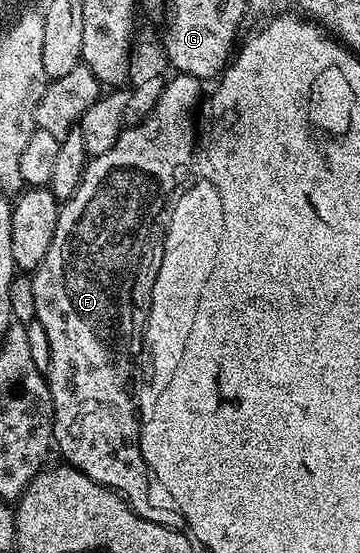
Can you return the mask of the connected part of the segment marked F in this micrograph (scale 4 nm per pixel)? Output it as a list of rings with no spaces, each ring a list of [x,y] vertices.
[[[187,74],[173,77],[173,80],[164,80],[158,106],[150,110],[141,124],[125,127],[118,142],[114,142],[106,154],[98,154],[87,161],[81,184],[69,200],[63,201],[54,242],[50,242],[46,258],[42,258],[34,272],[38,277],[38,322],[50,341],[50,366],[46,375],[54,402],[52,439],[55,451],[60,451],[68,459],[65,461],[86,474],[86,478],[94,478],[94,482],[123,496],[143,520],[180,530],[185,527],[181,512],[148,500],[144,464],[140,464],[140,452],[136,452],[136,420],[132,420],[132,404],[128,404],[128,395],[124,392],[128,368],[134,363],[132,283],[144,252],[140,239],[159,214],[164,199],[171,194],[176,184],[176,171],[193,163],[194,145],[198,140],[196,119],[202,100],[201,81]]]

